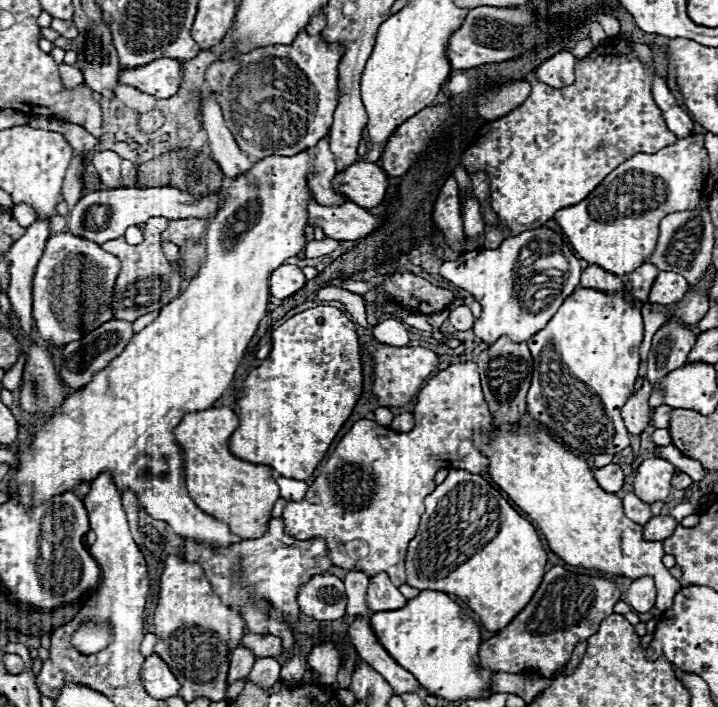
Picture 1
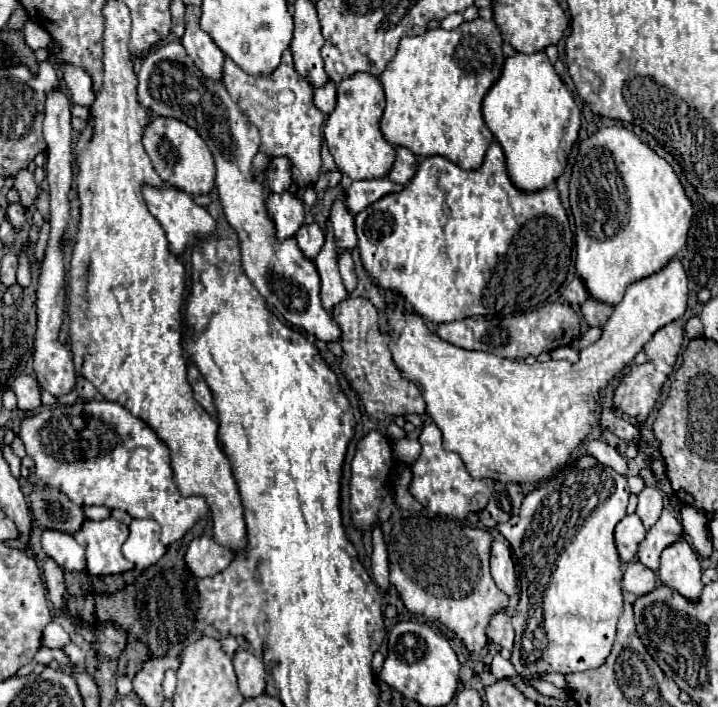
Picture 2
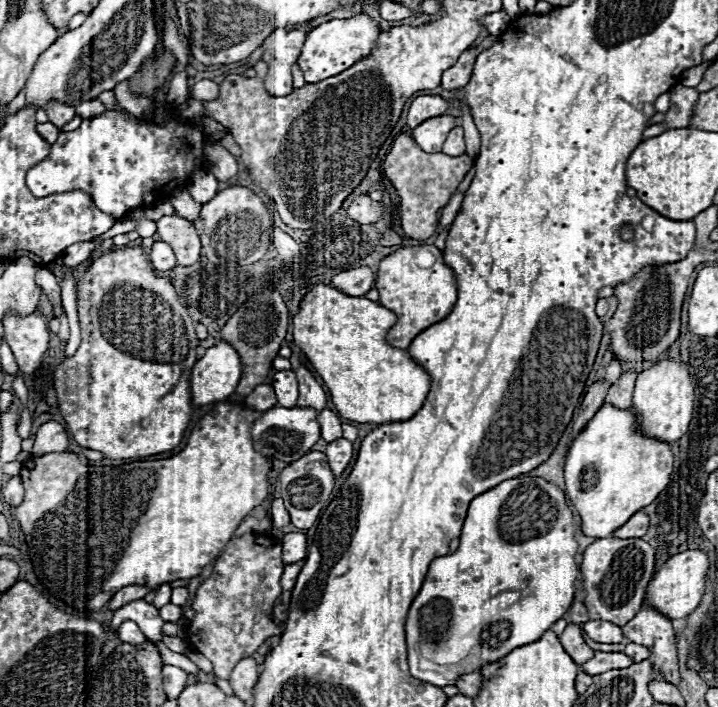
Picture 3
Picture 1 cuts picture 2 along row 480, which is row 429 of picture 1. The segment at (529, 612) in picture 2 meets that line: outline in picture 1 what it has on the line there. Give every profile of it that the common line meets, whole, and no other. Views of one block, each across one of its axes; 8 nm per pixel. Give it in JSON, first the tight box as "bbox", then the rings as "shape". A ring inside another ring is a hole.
{"bbox":[528,288,642,454],"shape":[[[592,288],[574,290],[550,322],[528,340],[534,360],[532,384],[528,390],[528,412],[532,420],[546,428],[554,438],[562,440],[568,448],[584,454],[618,454],[630,446],[620,410],[630,398],[638,378],[638,348],[642,342],[642,332],[640,310],[626,302],[620,294],[604,294]]]}

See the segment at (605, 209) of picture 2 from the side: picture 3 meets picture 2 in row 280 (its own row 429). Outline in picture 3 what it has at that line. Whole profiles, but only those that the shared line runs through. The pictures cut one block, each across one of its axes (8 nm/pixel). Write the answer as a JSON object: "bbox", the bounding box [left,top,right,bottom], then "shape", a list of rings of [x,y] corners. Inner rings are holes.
{"bbox":[564,404,672,538],"shape":[[[604,404],[596,416],[586,424],[586,428],[574,438],[564,466],[566,478],[566,496],[574,504],[582,520],[582,532],[592,538],[606,538],[612,536],[632,514],[648,506],[656,500],[656,496],[668,486],[672,474],[672,452],[666,442],[646,438],[638,432],[638,422],[634,412],[620,410],[614,406]]]}

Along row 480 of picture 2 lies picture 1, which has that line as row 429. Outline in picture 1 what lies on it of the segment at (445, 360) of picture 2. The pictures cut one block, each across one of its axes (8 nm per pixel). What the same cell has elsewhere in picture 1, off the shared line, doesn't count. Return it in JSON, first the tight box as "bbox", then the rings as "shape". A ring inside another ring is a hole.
{"bbox":[474,426,682,612],"shape":[[[502,426],[488,436],[476,436],[474,444],[478,450],[482,450],[488,460],[488,472],[490,478],[510,496],[510,500],[524,510],[532,524],[544,534],[548,548],[562,558],[570,566],[582,566],[582,568],[596,568],[600,572],[612,574],[612,576],[626,576],[626,578],[642,578],[642,576],[652,576],[657,588],[655,607],[664,612],[668,606],[672,606],[674,596],[682,588],[680,582],[670,574],[670,570],[662,564],[664,556],[664,546],[662,542],[648,542],[642,536],[642,524],[632,522],[622,508],[622,498],[616,494],[604,492],[598,482],[592,476],[590,466],[586,464],[584,458],[574,456],[566,446],[556,442],[552,434],[546,430],[534,428],[534,426]]]}

